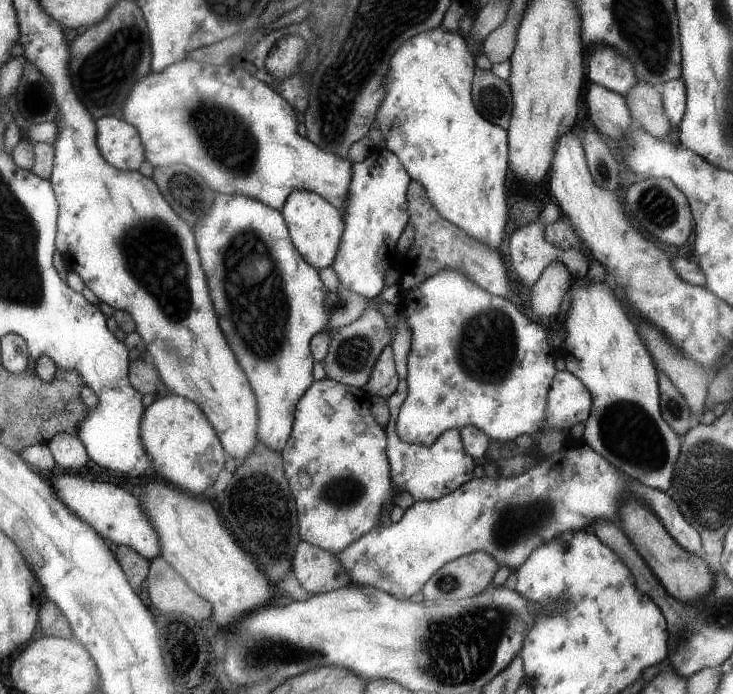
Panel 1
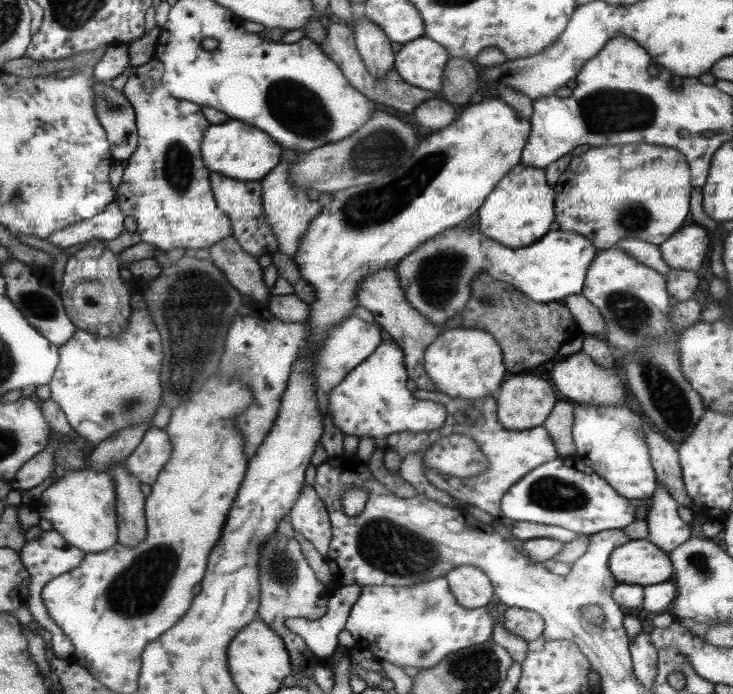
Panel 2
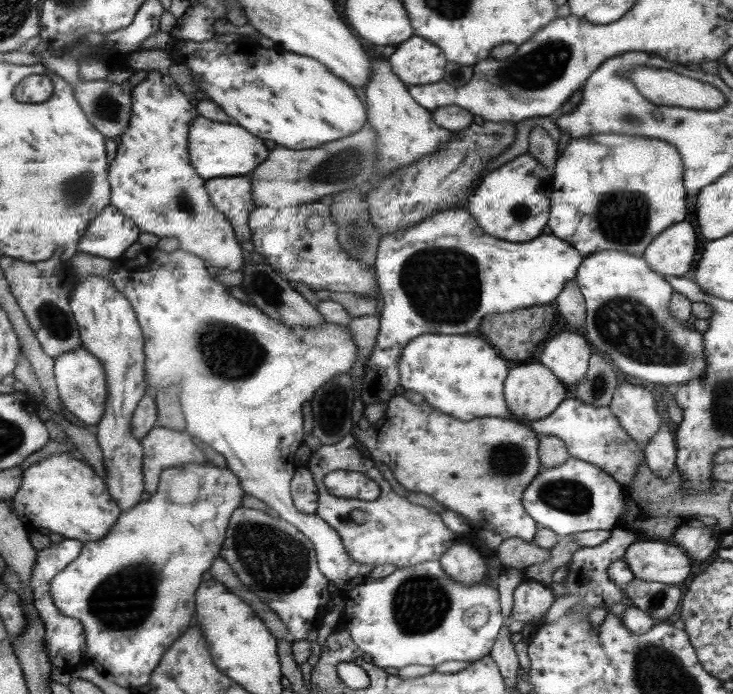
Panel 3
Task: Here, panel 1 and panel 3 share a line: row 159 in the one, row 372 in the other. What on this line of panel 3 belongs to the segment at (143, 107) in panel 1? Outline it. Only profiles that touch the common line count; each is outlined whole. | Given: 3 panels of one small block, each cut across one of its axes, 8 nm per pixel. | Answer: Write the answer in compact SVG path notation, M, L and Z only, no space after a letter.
M158 248L144 249L143 254L136 258L124 259L120 257L119 259L114 259L112 274L108 275L107 278L112 280L112 284L116 284L115 288L131 301L135 312L139 314L139 324L142 326L143 337L146 341L147 385L152 388L152 393L156 388L166 388L172 386L172 384L180 384L180 403L187 424L185 428L187 434L200 438L200 440L206 442L208 446L212 446L218 454L224 456L227 467L240 478L245 494L247 493L253 498L258 498L264 505L274 509L281 520L286 520L289 524L294 525L296 529L299 529L300 532L313 542L315 552L318 553L320 569L323 575L328 577L328 580L332 580L334 589L342 590L345 593L351 591L354 587L358 587L360 584L364 584L374 568L366 564L359 564L358 562L352 561L346 546L343 544L343 538L339 536L339 533L332 528L330 524L327 524L326 521L320 519L320 516L316 514L307 515L306 513L299 512L299 510L295 508L294 498L291 494L291 480L295 476L295 471L298 470L298 466L294 462L294 455L296 454L296 450L300 448L302 440L304 440L304 430L302 430L302 404L315 398L316 391L320 390L320 387L323 386L324 383L331 382L336 375L348 374L352 370L352 367L355 366L357 360L359 360L359 345L356 344L355 337L352 336L349 326L325 323L320 324L319 327L312 326L312 328L304 328L304 326L294 326L294 328L291 329L286 324L280 324L280 321L268 316L267 313L264 313L262 310L258 310L258 307L254 308L254 306L248 306L247 301L242 304L242 302L238 302L238 298L230 296L230 294L228 294L230 288L222 286L221 283L218 284L218 282L210 276L210 272L206 270L206 264L204 264L203 258L180 248L172 253L168 253L165 250L162 251Z

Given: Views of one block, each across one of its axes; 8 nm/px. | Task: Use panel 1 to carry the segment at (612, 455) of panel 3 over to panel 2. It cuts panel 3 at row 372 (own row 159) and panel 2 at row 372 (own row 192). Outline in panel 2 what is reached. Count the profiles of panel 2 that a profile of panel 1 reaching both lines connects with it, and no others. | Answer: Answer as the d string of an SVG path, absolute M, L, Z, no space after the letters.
M456 328L444 332L427 348L424 364L427 375L435 381L438 391L461 399L484 399L490 396L506 378L505 361L499 341L481 330Z

